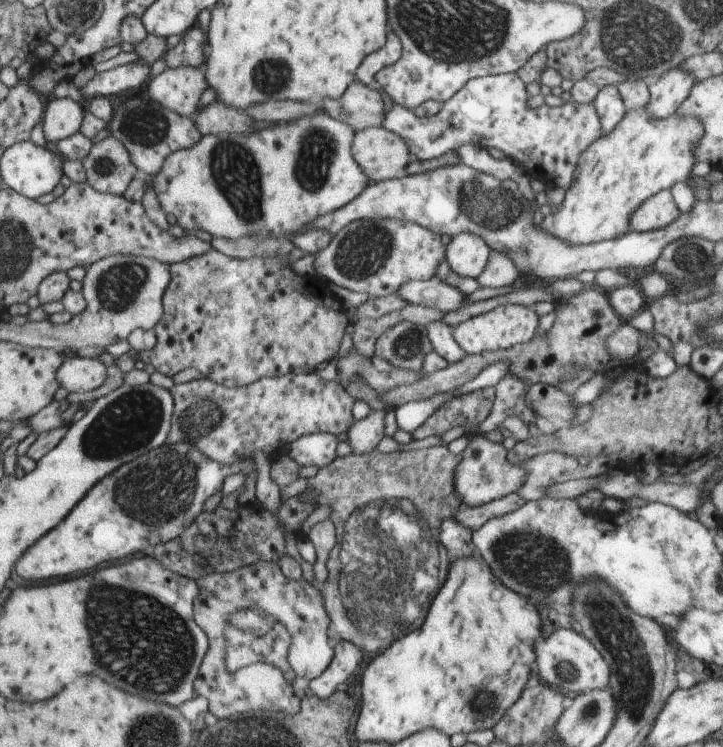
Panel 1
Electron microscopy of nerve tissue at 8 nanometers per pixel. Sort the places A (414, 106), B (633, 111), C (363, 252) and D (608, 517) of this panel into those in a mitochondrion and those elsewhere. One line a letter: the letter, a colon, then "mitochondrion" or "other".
A: other
B: other
C: mitochondrion
D: other

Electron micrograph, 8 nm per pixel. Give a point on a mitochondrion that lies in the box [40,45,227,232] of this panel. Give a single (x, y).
(142, 123)

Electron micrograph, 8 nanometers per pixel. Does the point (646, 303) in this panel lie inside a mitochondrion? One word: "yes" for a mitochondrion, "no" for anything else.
no

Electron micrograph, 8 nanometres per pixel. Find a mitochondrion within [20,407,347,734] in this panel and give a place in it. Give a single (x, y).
(145, 644)

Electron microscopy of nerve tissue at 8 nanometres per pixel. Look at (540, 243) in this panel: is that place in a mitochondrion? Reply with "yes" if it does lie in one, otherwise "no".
no

